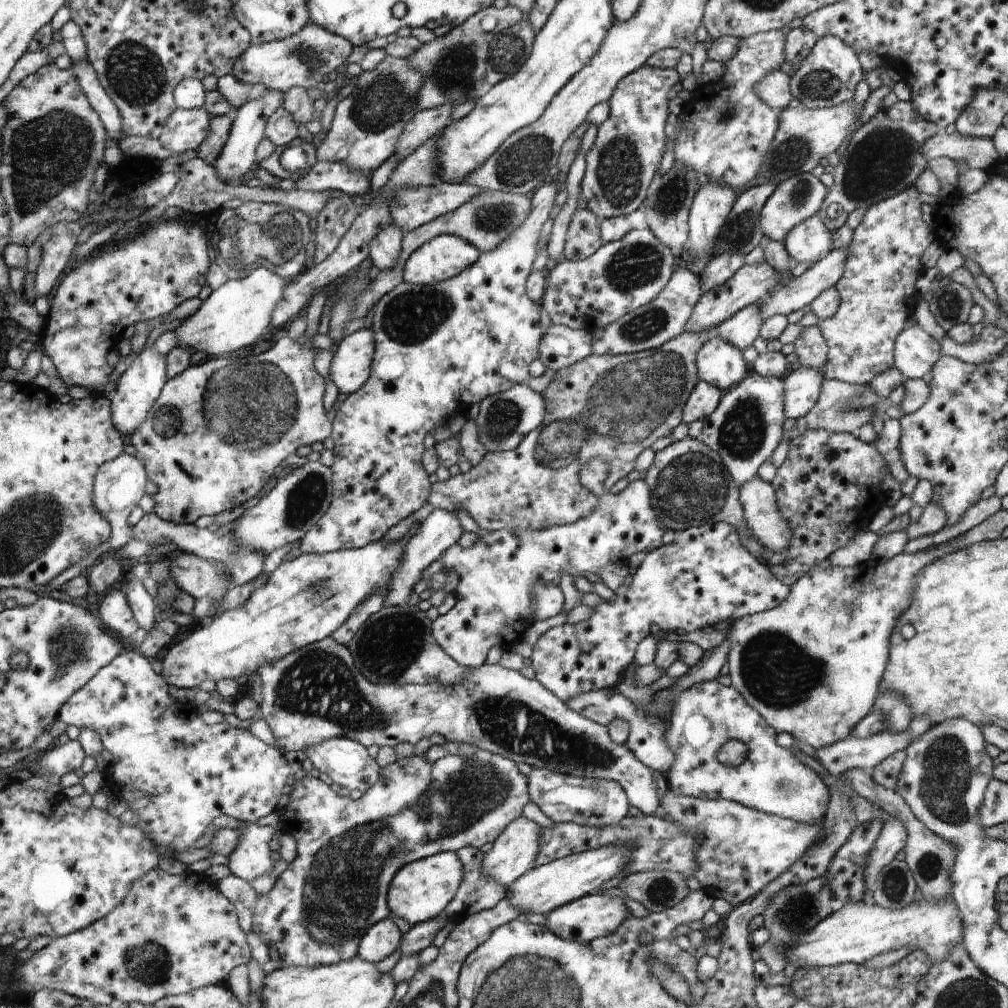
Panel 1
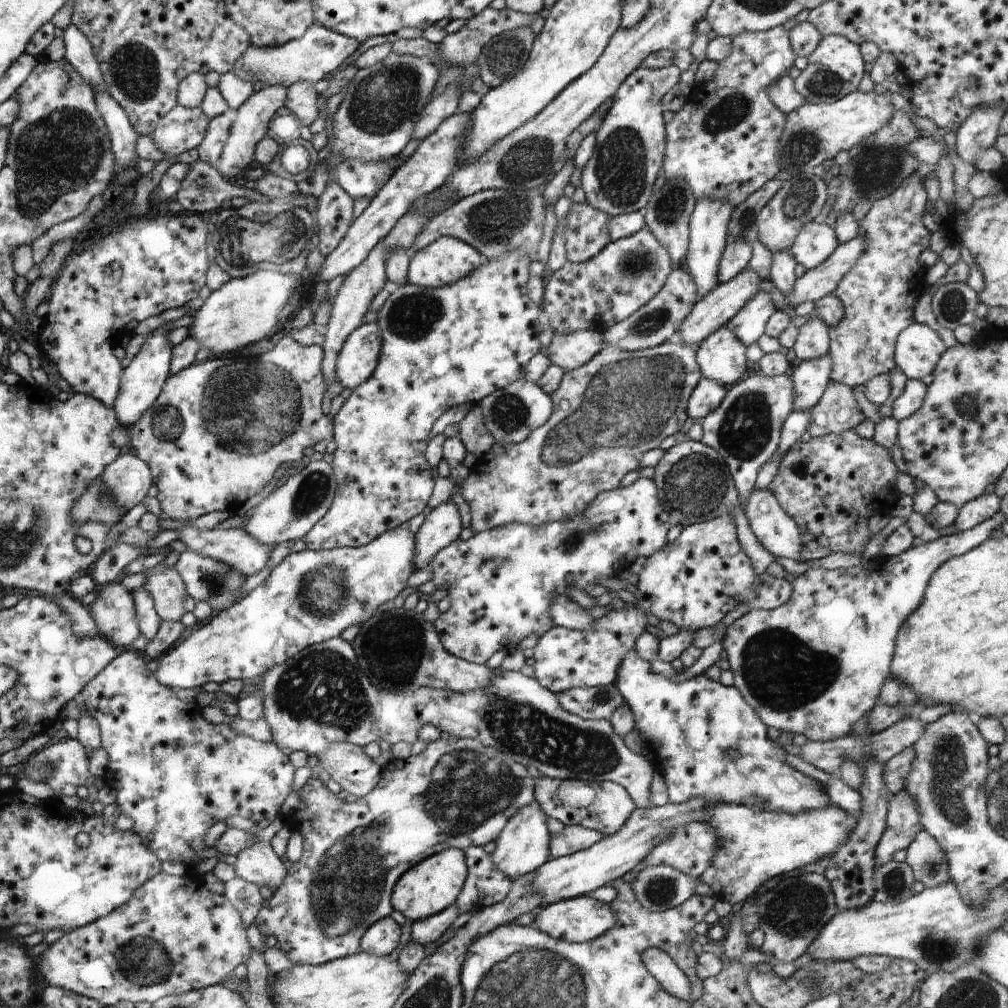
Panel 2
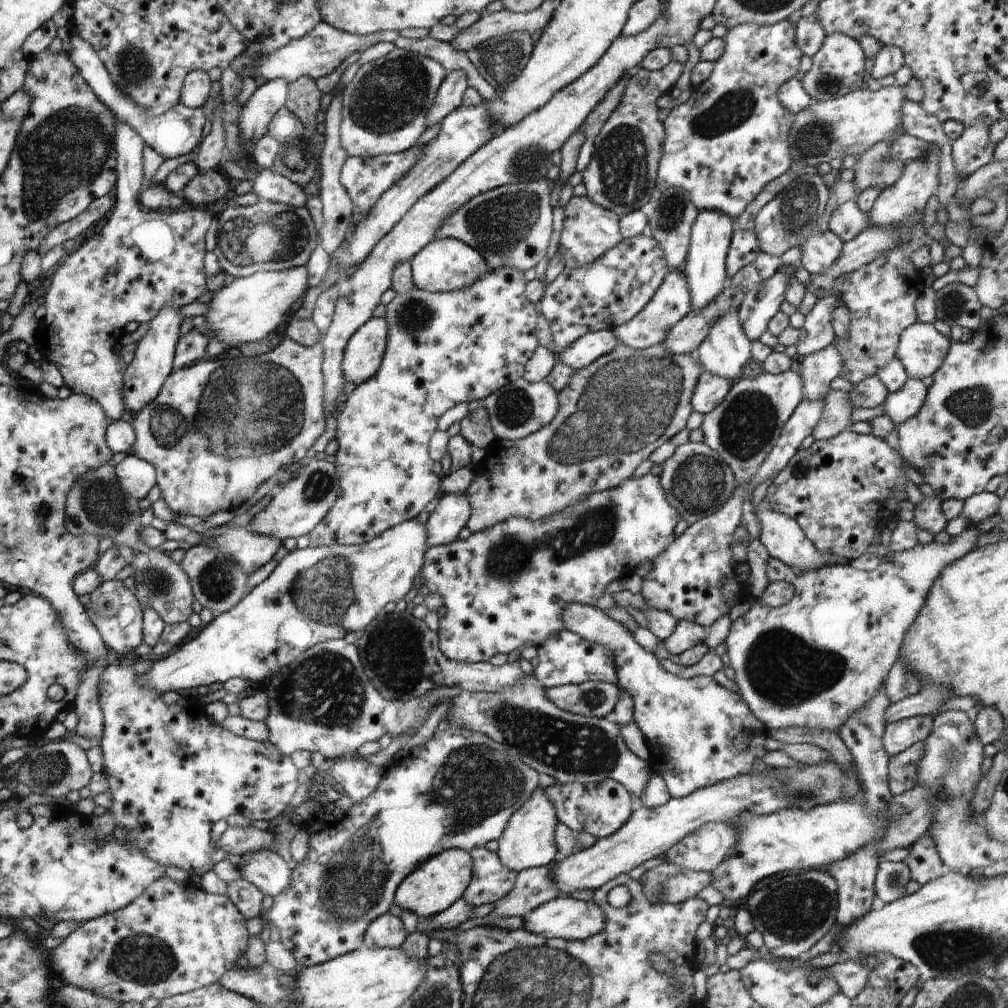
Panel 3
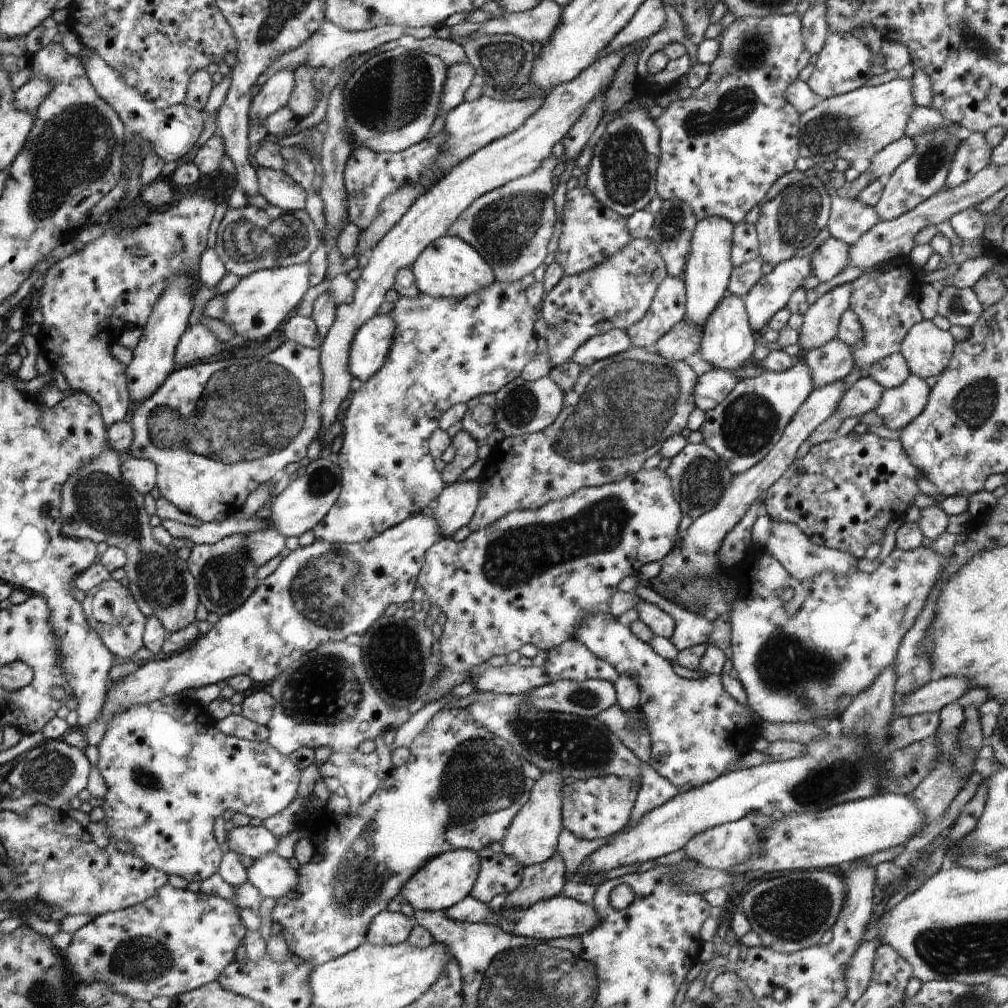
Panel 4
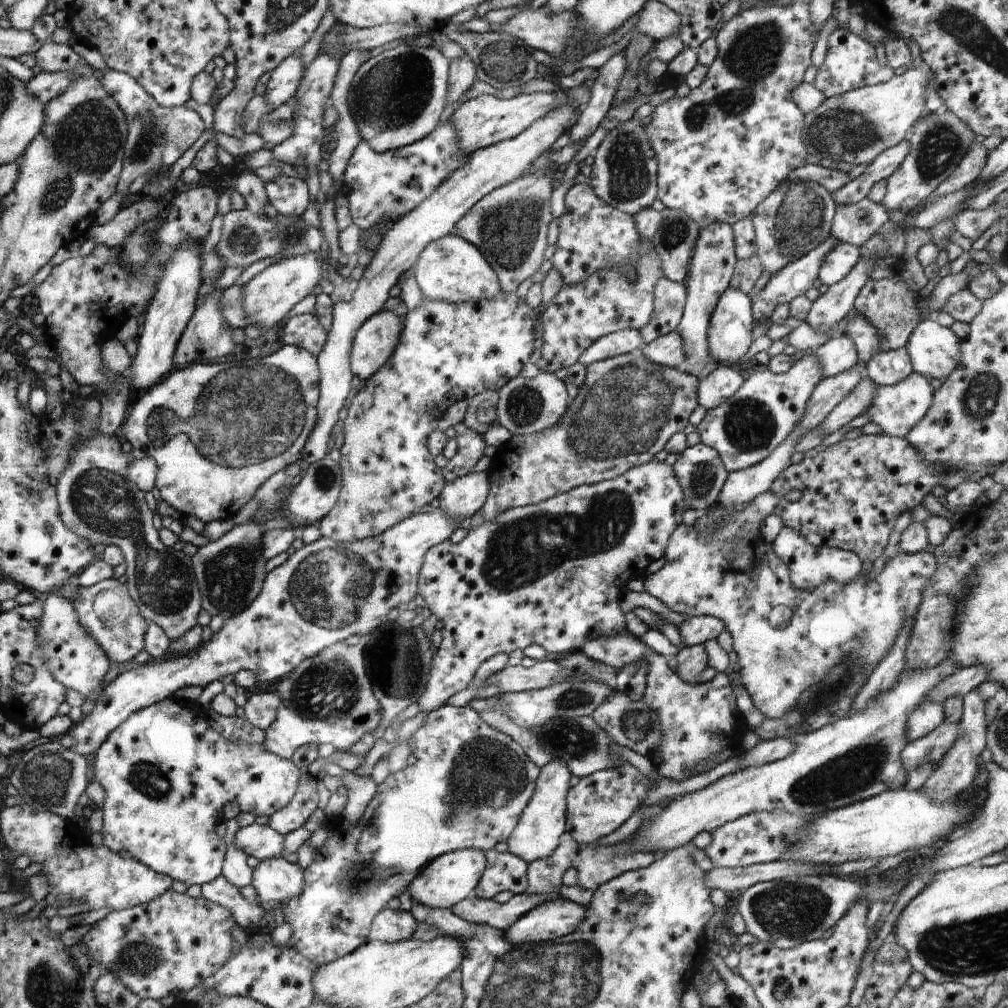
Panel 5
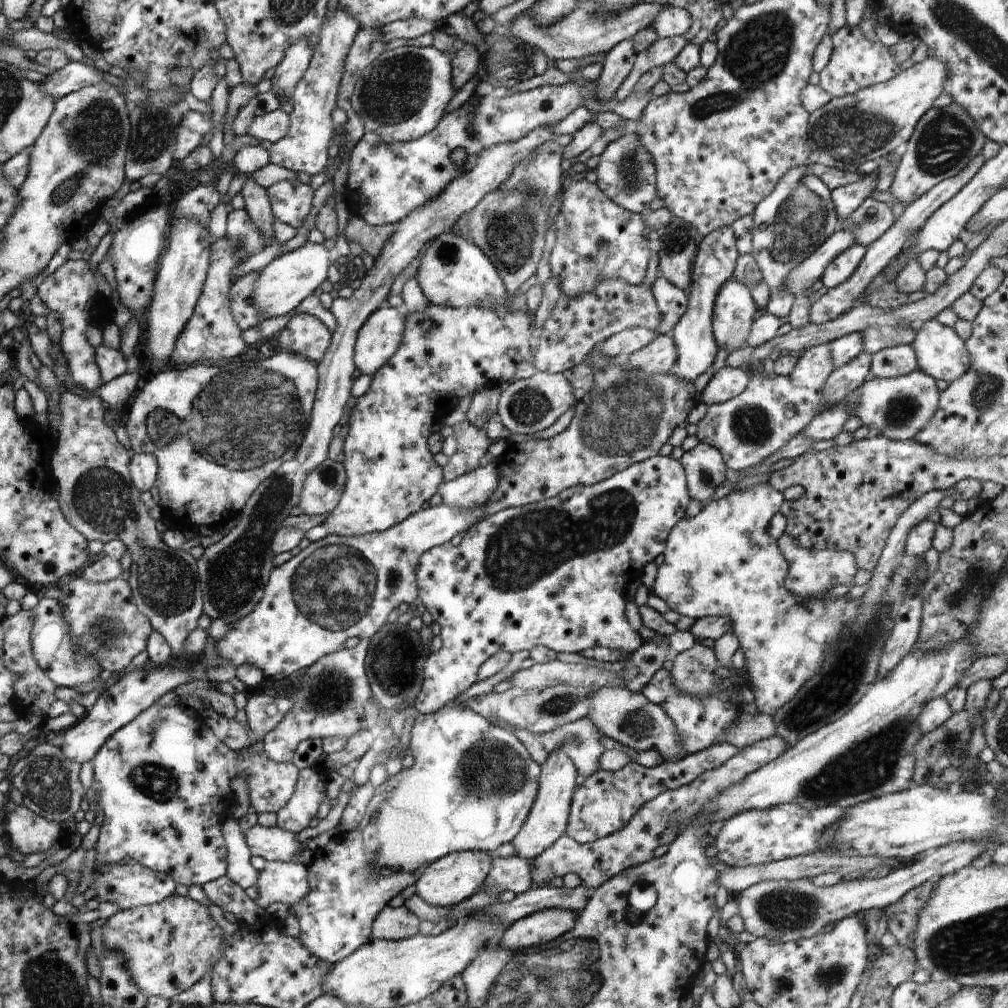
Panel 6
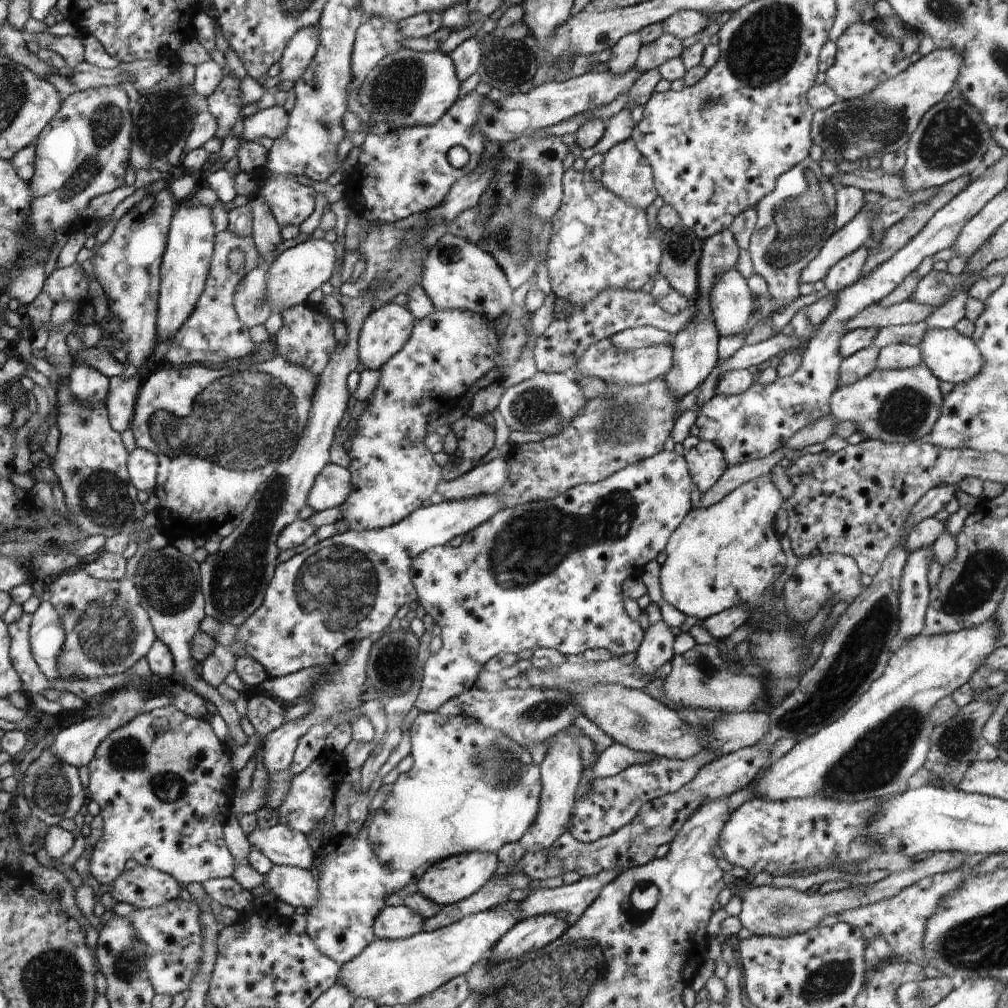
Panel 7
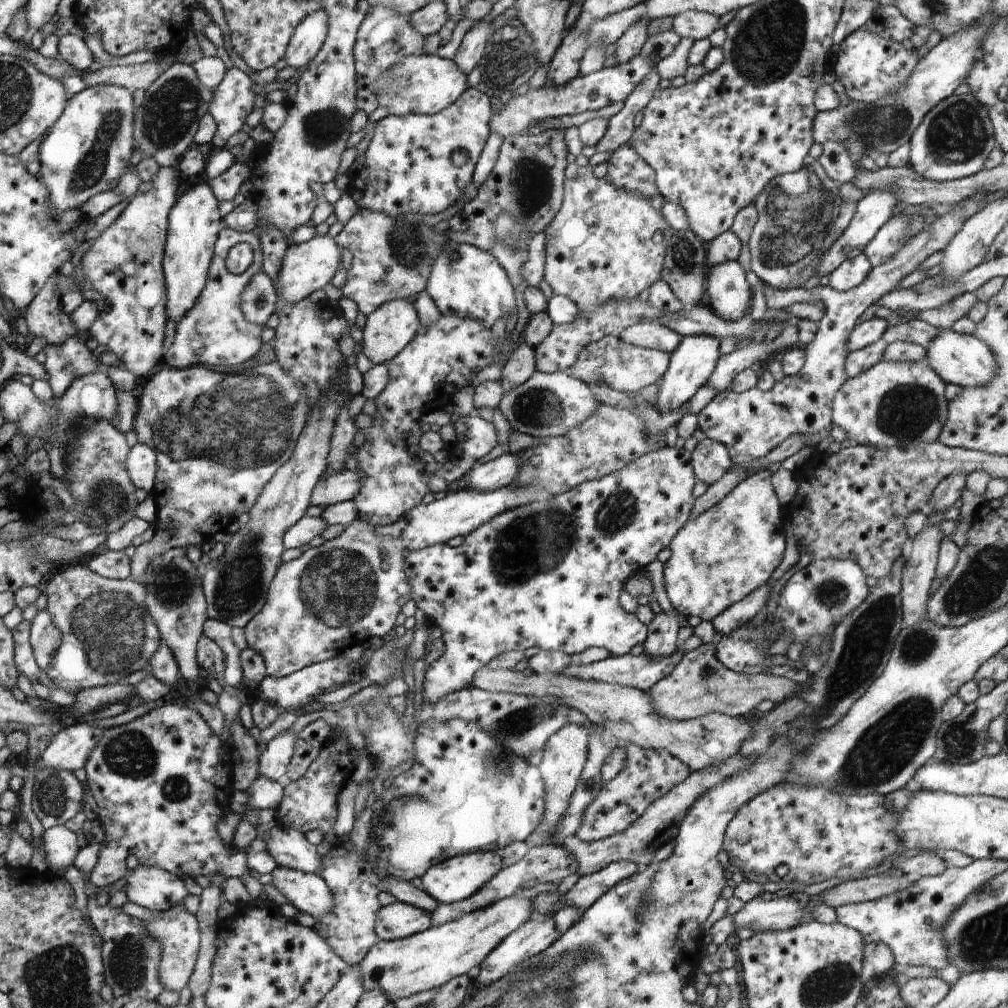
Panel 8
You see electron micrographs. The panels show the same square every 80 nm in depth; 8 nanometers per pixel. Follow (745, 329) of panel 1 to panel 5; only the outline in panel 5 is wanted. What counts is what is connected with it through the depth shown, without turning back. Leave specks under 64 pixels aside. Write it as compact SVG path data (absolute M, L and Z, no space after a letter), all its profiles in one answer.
M830 236L818 248L808 252L806 256L794 260L792 264L788 264L780 272L776 272L768 280L766 286L754 298L751 298L754 323L769 320L770 314L776 306L789 304L794 298L805 294L813 287L824 256L828 256L828 252L836 244L840 244L840 240Z

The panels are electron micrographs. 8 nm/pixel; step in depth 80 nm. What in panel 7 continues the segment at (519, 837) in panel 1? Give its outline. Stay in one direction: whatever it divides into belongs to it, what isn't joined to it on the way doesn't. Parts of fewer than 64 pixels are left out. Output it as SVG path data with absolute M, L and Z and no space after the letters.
M561 731L550 742L549 753L545 761L539 765L541 770L542 794L540 808L530 824L530 830L520 838L519 844L528 852L545 851L570 830L570 822L577 803L577 788L580 786L585 760L578 749L578 740L570 736L570 732Z

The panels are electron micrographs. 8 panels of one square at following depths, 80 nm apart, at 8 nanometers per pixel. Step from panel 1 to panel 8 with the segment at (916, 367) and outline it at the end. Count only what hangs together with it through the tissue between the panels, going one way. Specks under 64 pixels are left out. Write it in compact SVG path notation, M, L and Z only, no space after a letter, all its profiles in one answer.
M951 328L938 332L930 346L926 349L927 360L934 372L940 376L947 384L956 384L961 388L980 388L998 370L996 360L988 344L984 344L975 334L965 335L954 332Z

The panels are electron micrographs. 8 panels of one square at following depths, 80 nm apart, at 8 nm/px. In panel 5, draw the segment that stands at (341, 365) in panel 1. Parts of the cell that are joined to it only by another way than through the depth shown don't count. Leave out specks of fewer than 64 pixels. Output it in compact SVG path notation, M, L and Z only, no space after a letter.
M378 312L357 333L353 346L352 368L360 379L368 380L381 371L401 340L403 324L394 312Z

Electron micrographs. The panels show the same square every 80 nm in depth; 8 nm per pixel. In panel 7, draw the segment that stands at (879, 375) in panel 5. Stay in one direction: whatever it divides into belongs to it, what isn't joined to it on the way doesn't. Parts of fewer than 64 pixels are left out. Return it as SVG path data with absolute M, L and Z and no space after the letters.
M905 343L888 344L878 354L875 370L896 370L896 368L914 368L922 361L919 346L909 346Z

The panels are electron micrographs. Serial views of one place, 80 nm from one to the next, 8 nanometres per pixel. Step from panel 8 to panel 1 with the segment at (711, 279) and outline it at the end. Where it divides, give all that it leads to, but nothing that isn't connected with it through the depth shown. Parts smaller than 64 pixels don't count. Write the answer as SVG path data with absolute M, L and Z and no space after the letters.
M718 336L704 343L695 363L699 380L723 392L737 385L749 372L742 351Z

